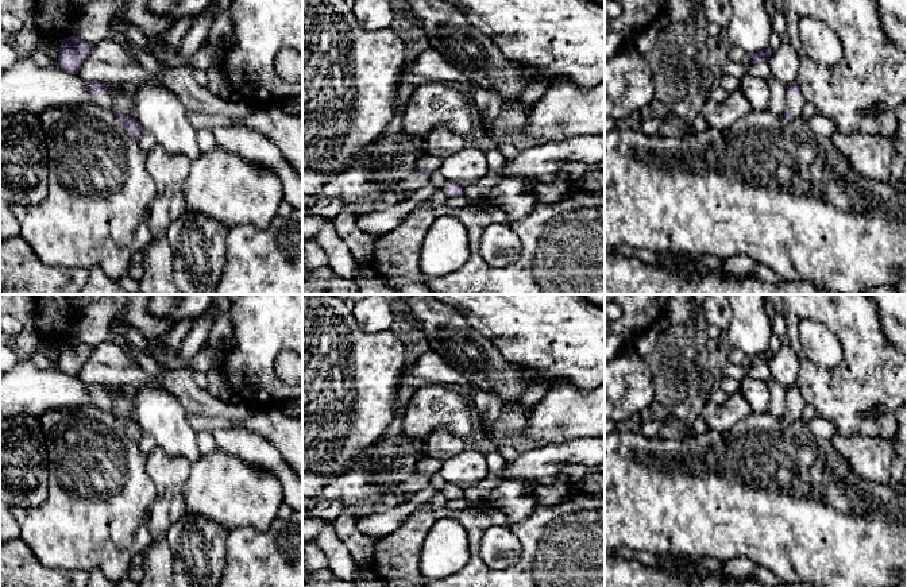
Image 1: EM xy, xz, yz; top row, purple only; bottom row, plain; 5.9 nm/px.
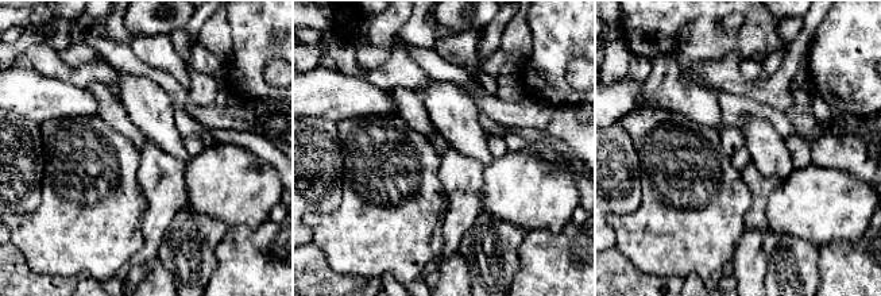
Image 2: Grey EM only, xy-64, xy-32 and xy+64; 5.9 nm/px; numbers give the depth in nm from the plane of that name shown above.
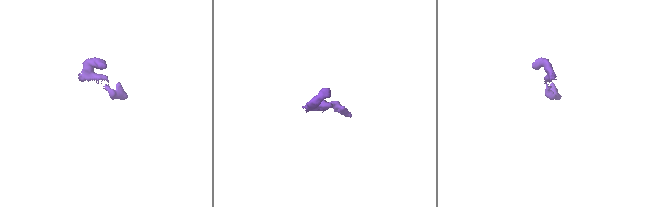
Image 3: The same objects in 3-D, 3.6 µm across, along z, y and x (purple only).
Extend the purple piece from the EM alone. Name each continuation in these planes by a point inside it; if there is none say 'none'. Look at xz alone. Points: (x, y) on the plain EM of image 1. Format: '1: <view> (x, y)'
1: xz (413, 483)

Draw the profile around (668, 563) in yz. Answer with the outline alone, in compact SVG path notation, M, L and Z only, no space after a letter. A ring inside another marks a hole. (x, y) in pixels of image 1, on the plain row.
M663 555L663 561L657 567L669 572L686 572L688 575L707 575L709 571L702 569L694 564L678 564L674 560L674 555Z

